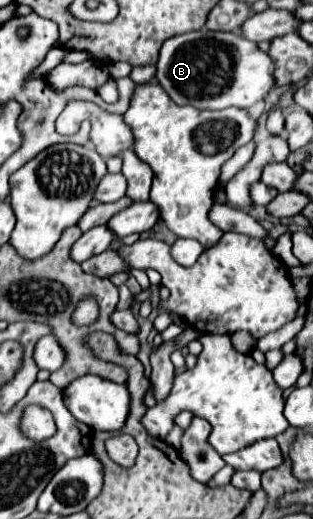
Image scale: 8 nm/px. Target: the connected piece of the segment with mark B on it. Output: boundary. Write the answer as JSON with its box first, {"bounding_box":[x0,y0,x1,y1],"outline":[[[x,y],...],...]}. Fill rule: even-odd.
{"bounding_box":[155,27,275,109],"outline":[[[207,27],[165,41],[155,77],[177,105],[191,105],[197,109],[247,109],[265,101],[275,87],[273,59],[269,53],[261,51],[255,41],[241,37],[241,33],[211,31]]]}

